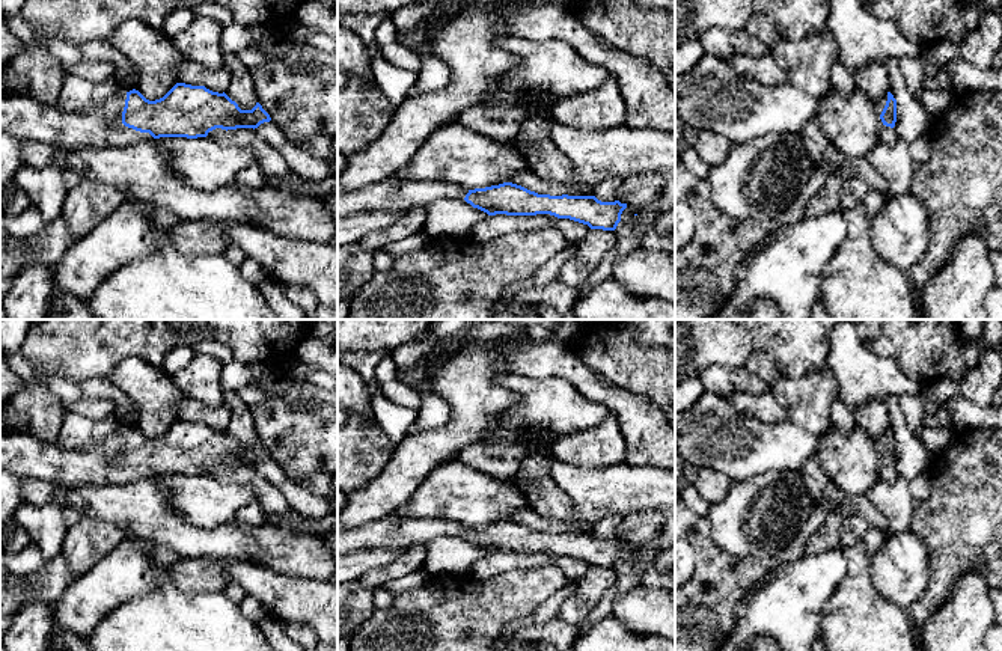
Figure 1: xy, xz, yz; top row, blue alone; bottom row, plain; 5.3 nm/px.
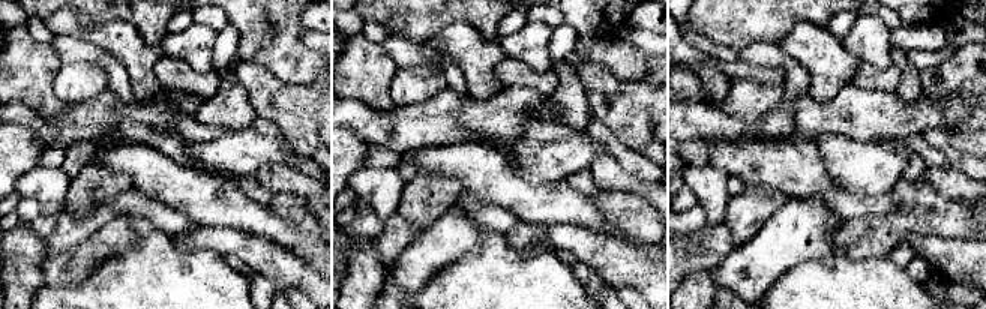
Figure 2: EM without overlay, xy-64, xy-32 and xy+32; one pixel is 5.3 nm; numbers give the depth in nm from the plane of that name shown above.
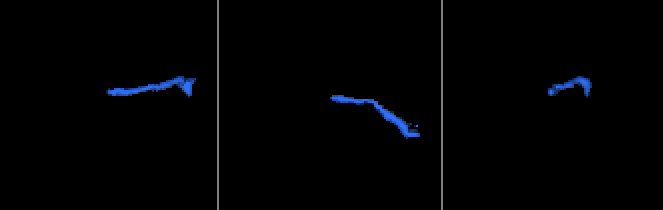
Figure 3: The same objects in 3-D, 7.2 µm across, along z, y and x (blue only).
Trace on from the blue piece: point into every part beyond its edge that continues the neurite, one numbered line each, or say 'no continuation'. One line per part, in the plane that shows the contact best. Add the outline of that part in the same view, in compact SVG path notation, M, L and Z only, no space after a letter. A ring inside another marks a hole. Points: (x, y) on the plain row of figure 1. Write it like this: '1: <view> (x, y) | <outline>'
1: xy (101, 463) | M118 426L112 436L89 448L63 449L24 432L0 432L0 467L57 487L128 484L154 478L149 470L122 461L125 437L127 429Z

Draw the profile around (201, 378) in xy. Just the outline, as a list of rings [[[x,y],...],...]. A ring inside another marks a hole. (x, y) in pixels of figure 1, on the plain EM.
[[[194,354],[185,368],[172,375],[172,381],[184,396],[215,408],[225,404],[220,386],[221,368],[214,357]]]

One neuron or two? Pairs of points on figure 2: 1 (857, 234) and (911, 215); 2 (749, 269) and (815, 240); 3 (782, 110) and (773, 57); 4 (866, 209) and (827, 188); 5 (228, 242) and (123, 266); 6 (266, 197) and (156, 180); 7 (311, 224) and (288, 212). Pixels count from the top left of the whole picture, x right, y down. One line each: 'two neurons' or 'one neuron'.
1: one neuron
2: one neuron
3: one neuron
4: one neuron
5: two neurons
6: two neurons
7: one neuron

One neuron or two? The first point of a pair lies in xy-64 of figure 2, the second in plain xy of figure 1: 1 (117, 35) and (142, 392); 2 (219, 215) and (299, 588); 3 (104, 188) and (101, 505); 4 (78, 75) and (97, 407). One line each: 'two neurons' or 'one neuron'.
1: one neuron
2: two neurons
3: two neurons
4: two neurons

